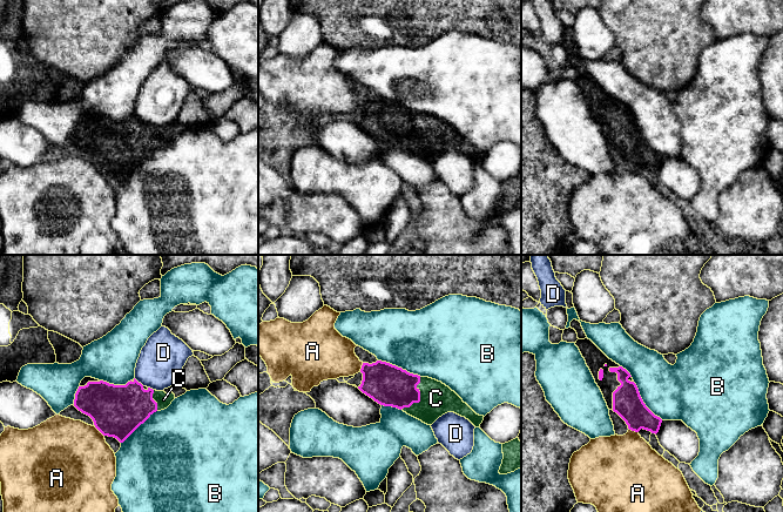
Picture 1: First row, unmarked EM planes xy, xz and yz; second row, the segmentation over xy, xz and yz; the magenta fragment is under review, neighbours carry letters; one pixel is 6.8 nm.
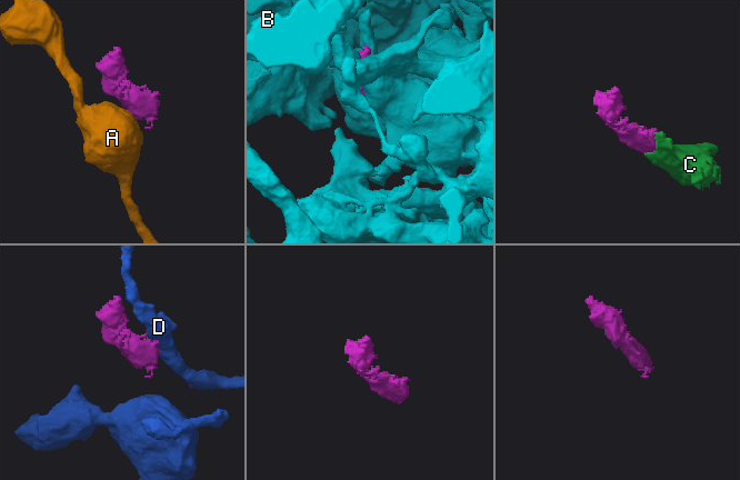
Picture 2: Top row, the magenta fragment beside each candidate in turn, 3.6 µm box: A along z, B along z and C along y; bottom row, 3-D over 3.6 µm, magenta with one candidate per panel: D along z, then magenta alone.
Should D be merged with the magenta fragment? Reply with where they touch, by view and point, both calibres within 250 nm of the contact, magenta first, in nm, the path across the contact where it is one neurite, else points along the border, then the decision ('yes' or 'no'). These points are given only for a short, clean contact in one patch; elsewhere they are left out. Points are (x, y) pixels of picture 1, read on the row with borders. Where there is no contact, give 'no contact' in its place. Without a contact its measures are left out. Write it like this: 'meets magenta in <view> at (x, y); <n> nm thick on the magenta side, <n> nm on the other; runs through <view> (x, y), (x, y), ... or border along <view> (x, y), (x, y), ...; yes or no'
meets magenta in xy at (137, 382); 360 nm thick on the magenta side, 300 nm on the other; border along xy (134, 378), (143, 385); no

